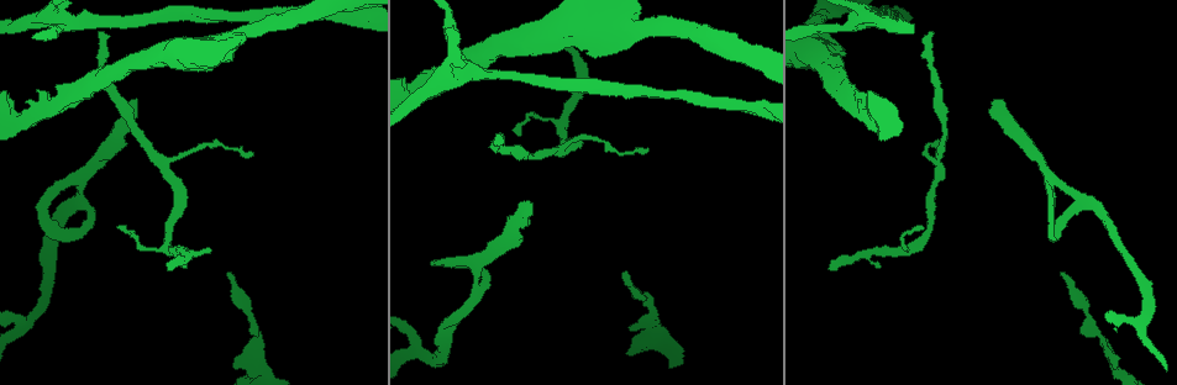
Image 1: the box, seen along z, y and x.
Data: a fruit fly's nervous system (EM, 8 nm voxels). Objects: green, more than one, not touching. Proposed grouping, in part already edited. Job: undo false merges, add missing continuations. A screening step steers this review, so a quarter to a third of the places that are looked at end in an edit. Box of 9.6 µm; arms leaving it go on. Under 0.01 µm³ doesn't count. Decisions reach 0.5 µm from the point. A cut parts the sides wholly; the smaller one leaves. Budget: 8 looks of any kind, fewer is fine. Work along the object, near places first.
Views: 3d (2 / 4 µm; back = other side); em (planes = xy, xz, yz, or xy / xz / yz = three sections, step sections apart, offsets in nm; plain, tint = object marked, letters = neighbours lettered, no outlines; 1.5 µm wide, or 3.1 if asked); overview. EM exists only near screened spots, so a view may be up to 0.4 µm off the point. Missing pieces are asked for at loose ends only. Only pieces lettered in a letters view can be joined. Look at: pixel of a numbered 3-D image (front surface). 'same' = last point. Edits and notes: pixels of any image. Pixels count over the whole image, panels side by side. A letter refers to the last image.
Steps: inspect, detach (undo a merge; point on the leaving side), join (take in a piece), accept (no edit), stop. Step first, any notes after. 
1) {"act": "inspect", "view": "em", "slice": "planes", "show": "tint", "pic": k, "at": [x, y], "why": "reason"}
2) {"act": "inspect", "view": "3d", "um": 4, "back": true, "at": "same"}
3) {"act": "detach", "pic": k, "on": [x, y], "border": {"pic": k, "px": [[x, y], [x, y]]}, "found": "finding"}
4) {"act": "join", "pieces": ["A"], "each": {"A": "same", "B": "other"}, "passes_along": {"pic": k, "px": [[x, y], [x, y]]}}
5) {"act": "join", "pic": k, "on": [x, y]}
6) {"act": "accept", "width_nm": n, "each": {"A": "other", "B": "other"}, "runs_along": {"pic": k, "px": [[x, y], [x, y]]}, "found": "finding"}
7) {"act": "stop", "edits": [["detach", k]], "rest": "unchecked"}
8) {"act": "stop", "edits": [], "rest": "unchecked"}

{"act": "inspect", "view": "em", "slice": "planes", "show": "letters", "pic": 1, "at": [623, 273]}

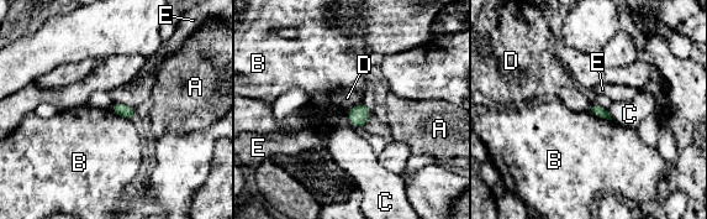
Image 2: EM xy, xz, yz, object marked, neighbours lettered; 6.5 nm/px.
{"act": "accept", "each": {"A": "other", "B": "other", "C": "other", "D": "other", "E": "other"}, "border": {"pic": 2, "px": [[587, 109], [597, 116], [611, 120]]}, "found": "none of them fits"}

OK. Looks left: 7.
{"act": "inspect", "view": "3d", "um": 4, "pic": 1, "at": [168, 269], "why": "an open end"}

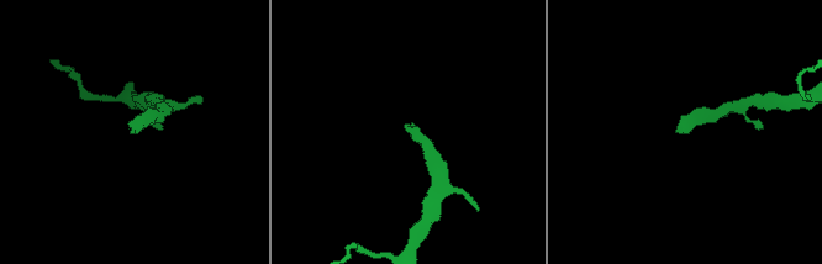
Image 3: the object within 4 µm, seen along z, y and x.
{"act": "inspect", "view": "em", "slice": "planes", "show": "tint", "pic": 3, "at": [411, 124]}

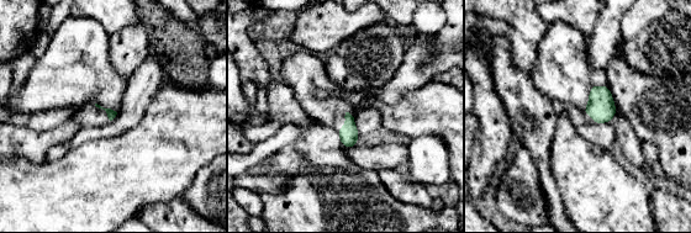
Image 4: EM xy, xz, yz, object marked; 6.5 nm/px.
{"act": "inspect", "view": "em", "slice": "planes", "show": "letters", "at": "same", "why": "what lies round it"}

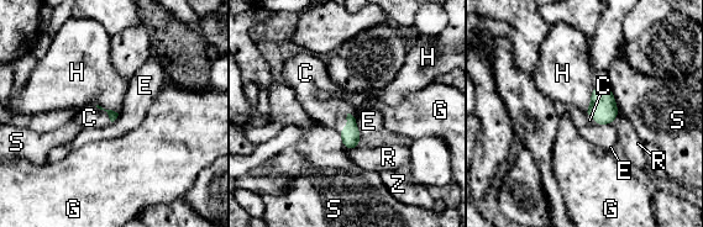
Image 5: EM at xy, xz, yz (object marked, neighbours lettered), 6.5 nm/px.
{"act": "join", "pieces": ["C"], "each": {"C": "same", "E": "other", "G": "other", "H": "other", "R": "other", "S": "other", "Z": "other"}, "passes_along": {"pic": 5, "px": [[350, 135], [346, 126], [325, 112]]}, "found": "the neuron continues"}

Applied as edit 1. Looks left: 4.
{"act": "inspect", "view": "em", "slice": "planes", "show": "tint", "pic": 1, "at": [1055, 236], "why": "closes a loop"}

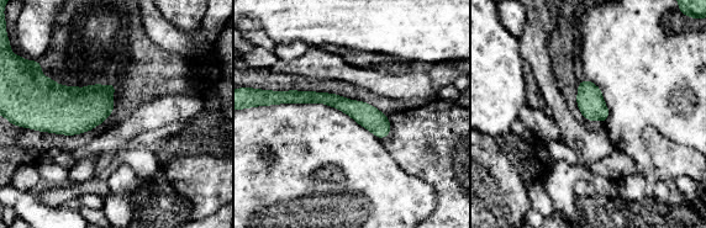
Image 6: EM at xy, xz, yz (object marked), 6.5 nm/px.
{"act": "inspect", "view": "em", "slice": "planes", "show": "letters", "at": "same", "why": "see the neighbours"}

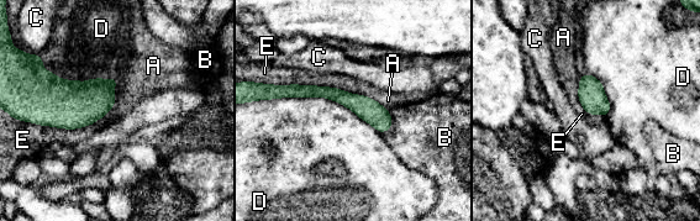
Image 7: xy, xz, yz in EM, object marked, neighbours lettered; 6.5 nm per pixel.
{"act": "accept", "width_nm": 160, "each": {"A": "other", "B": "other", "C": "other", "D": "other", "E": "other"}, "runs_along": {"pic": 7, "px": [[283, 93], [333, 93], [389, 122]]}, "found": "one neuron here"}

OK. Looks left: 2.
{"act": "stop", "edits": [["join", 5]], "rest": "unchecked"}

